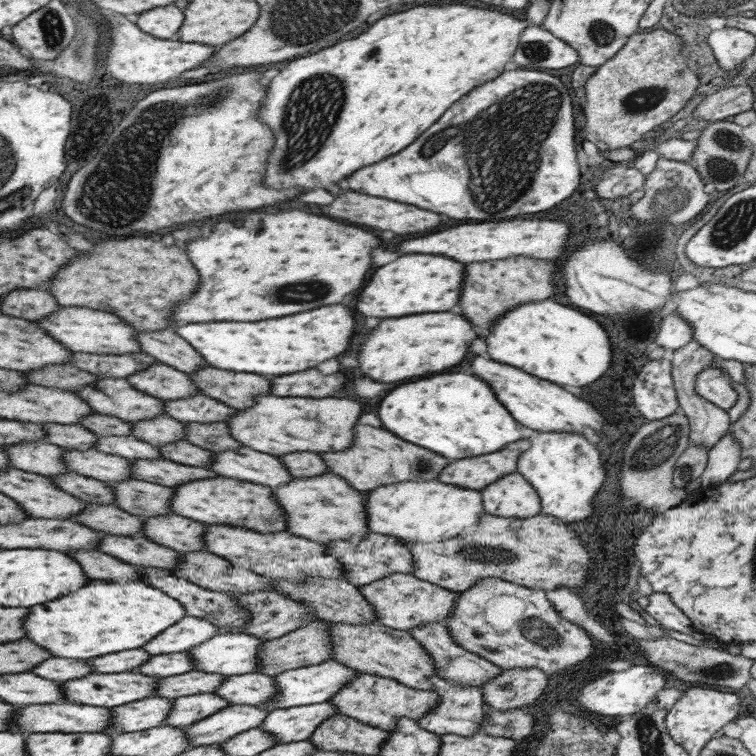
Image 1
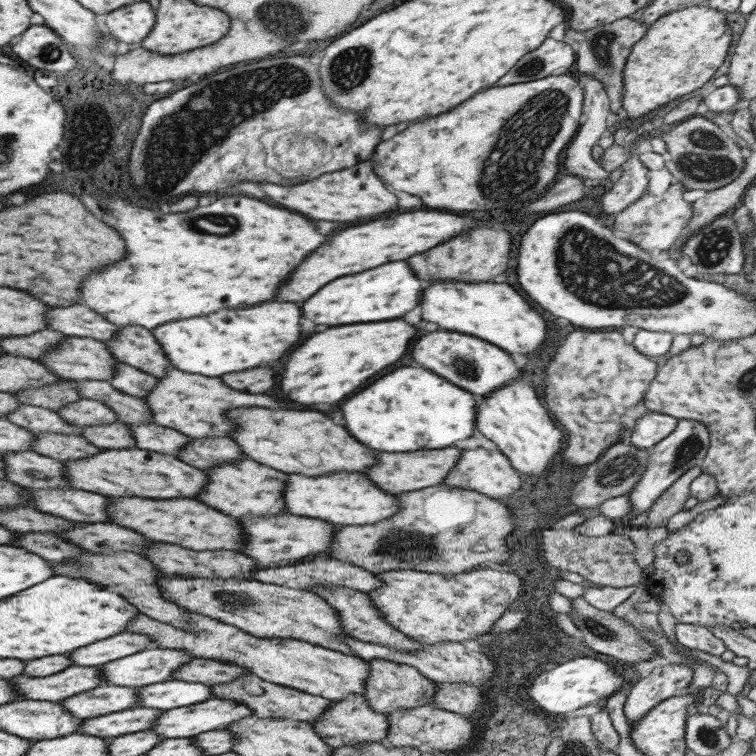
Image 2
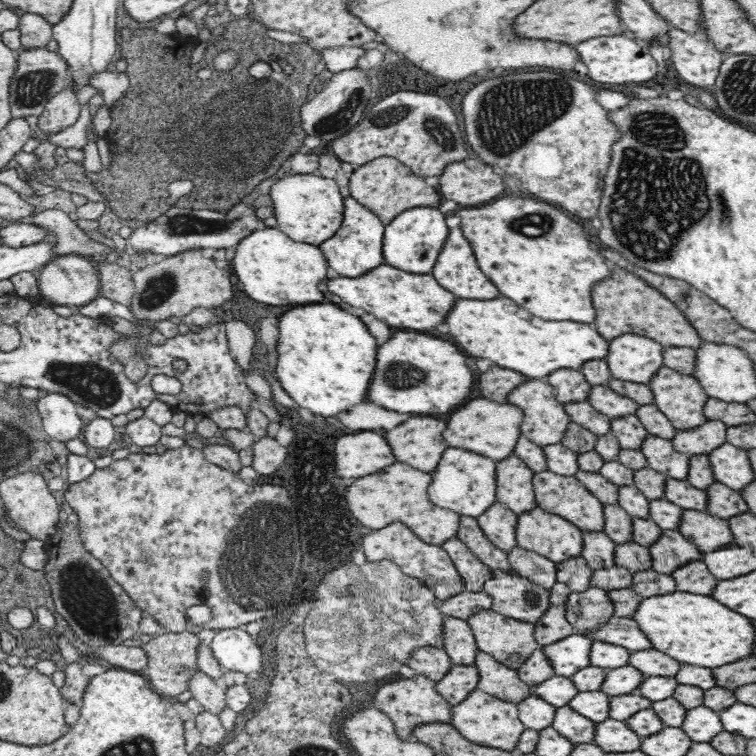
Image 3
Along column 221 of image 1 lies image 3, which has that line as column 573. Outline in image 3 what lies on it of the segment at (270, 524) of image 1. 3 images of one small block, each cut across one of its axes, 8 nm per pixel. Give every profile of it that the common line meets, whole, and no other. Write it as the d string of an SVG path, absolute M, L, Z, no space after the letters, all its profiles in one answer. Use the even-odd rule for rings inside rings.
M550 470L538 472L532 478L538 507L561 516L583 532L604 532L604 505L576 477L562 476Z

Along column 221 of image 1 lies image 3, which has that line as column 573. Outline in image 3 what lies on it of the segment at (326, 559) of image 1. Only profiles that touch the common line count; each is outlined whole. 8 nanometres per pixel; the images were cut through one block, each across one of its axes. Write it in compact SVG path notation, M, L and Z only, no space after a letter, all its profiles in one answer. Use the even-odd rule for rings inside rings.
M538 506L530 510L530 512L520 514L518 516L518 524L516 524L518 546L536 552L536 554L541 554L557 565L571 558L582 557L582 550L584 550L582 536L583 531L575 524L554 513L546 512Z

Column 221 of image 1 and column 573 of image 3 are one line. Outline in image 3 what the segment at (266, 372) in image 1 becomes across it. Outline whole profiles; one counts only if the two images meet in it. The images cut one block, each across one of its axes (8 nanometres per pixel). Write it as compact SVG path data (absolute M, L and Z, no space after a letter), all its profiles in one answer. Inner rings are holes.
M458 300L456 308L448 316L450 334L456 344L468 354L478 358L490 358L498 366L518 370L530 378L542 378L558 368L580 368L586 362L606 358L610 342L600 336L590 324L576 324L568 320L540 320L526 308L520 308L514 300Z

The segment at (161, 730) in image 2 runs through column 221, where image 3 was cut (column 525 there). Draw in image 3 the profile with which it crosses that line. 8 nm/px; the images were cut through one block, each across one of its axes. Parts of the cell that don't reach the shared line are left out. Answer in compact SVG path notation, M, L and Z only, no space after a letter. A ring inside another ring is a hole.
M532 692L526 700L517 704L519 719L526 729L537 731L552 726L557 708Z

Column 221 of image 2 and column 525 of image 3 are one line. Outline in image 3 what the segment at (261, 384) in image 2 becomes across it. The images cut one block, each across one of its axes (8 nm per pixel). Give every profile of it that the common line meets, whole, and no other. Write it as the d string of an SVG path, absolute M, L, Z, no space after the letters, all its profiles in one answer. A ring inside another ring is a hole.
M494 366L490 368L486 374L480 376L480 390L486 398L490 400L496 400L500 404L506 404L508 402L508 394L512 390L516 390L520 384L524 384L528 378L520 372L512 372L512 370L506 370L506 368L500 368L500 366Z

